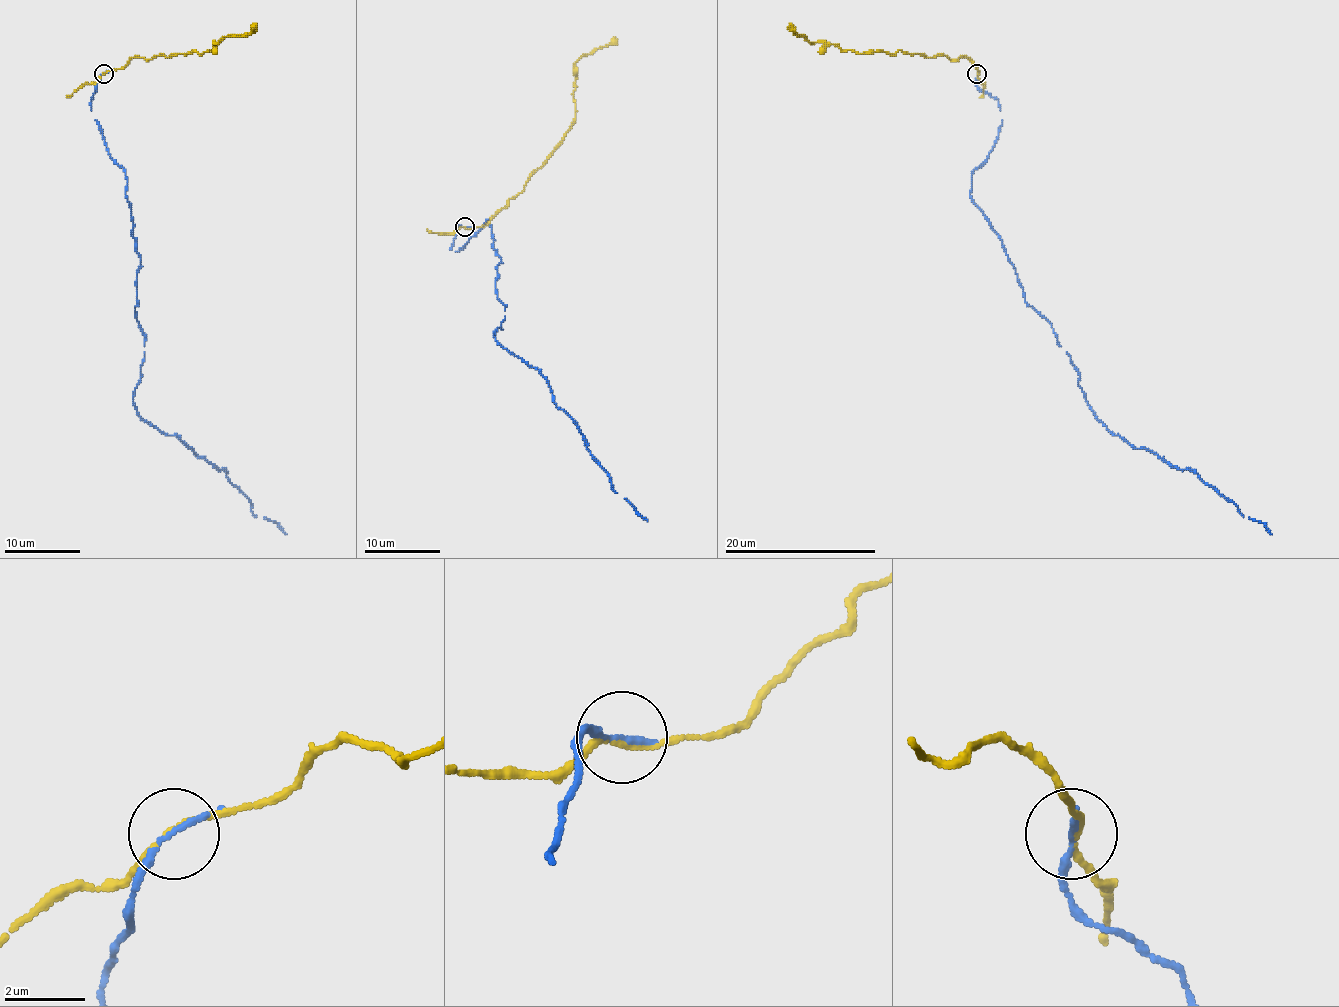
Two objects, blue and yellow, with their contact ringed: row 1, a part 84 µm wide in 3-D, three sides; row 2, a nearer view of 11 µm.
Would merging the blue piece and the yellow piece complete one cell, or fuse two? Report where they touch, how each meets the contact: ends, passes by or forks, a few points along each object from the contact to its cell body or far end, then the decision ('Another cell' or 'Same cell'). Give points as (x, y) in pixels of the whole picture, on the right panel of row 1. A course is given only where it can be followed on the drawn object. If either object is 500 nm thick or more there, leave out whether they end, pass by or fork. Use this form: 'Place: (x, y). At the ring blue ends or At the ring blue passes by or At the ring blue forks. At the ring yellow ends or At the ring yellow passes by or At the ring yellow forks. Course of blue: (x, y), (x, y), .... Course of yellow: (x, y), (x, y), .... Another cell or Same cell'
Place: (977, 74). At the ring blue passes by. At the ring yellow passes by. Course of blue: (977, 74), (1002, 120), (970, 198), (1025, 300), (1070, 357), (1089, 409), (1135, 449), (1194, 471), (1272, 534). Course of yellow: (977, 74), (979, 70), (966, 57), (932, 57), (899, 50), (867, 53), (814, 42), (797, 34), (789, 23). Another cell

